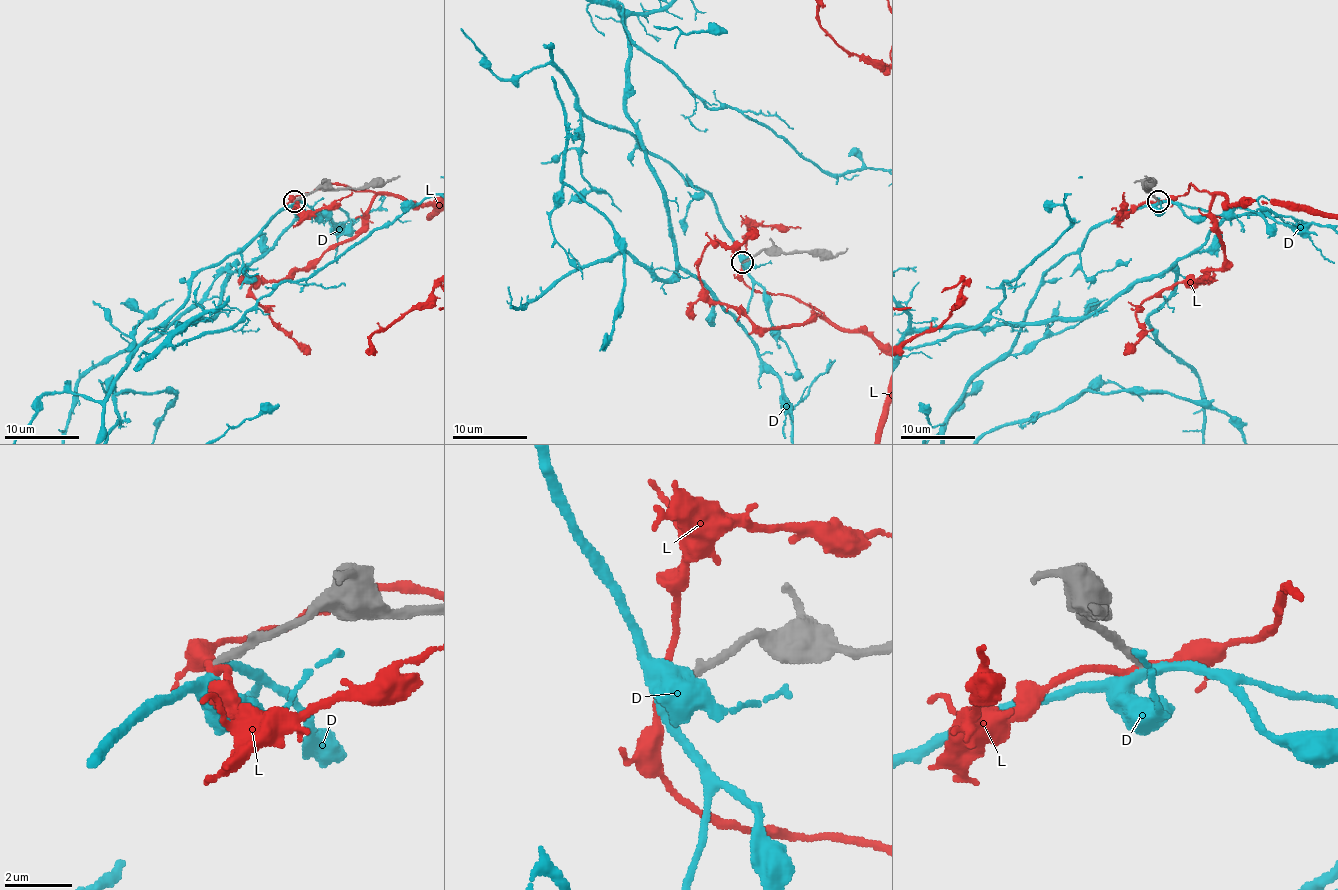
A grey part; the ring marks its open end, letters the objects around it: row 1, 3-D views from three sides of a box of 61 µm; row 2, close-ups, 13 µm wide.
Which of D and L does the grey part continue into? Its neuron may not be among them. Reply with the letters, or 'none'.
none

